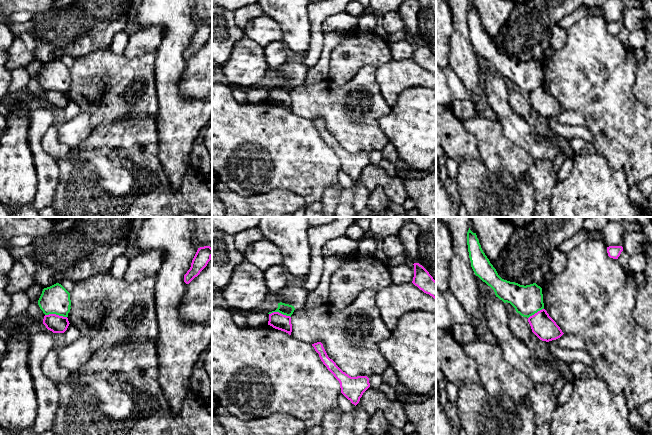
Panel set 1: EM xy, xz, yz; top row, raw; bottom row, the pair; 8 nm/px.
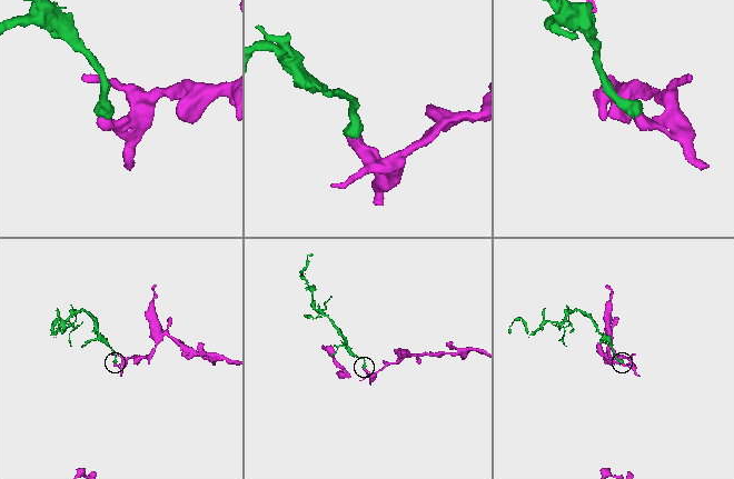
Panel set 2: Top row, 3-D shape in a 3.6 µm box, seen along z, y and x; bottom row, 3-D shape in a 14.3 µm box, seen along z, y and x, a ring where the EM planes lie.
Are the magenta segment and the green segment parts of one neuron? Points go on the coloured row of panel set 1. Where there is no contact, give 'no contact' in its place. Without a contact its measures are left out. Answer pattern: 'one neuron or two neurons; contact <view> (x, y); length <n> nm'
two neurons; contact xy (55, 314); length 180 nm

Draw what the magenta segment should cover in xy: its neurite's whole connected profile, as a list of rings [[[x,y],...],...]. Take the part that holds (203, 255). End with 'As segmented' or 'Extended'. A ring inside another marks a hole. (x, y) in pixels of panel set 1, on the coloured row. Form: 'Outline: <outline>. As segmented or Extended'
Outline: [[[204,246],[198,248],[190,269],[184,275],[184,282],[189,284],[200,272],[207,266],[212,257],[212,248],[210,246]]]. As segmented

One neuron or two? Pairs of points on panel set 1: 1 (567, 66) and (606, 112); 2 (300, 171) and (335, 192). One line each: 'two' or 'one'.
1: one
2: two

